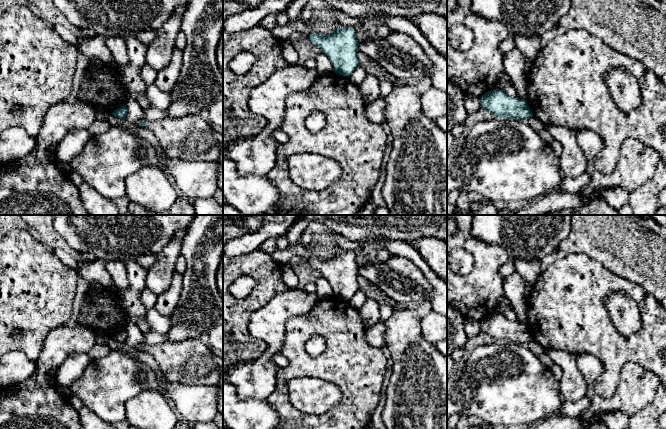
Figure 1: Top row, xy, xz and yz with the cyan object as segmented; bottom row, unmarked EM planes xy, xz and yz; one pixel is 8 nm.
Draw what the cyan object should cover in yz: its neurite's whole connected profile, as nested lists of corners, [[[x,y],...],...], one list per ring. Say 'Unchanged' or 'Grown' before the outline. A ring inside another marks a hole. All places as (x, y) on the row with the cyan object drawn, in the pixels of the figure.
Unchanged. [[[493,89],[480,97],[481,108],[490,111],[496,117],[523,120],[533,113],[525,100],[508,96],[503,90]]]

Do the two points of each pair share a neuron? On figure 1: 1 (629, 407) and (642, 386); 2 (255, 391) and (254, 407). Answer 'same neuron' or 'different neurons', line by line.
1: same neuron
2: different neurons

